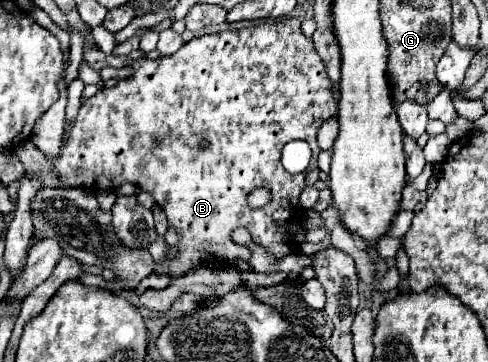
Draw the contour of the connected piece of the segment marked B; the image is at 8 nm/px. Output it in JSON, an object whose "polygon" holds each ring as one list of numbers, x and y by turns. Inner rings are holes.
{"polygon":[[289,18,285,22,277,22,277,24,261,24,261,26,251,26,251,28,243,28,243,30,223,30,223,32,213,32,213,34,205,34,205,36,197,36,189,42,185,42,173,56,169,58,157,58,157,60,147,60,147,58,137,58,133,60,131,64,127,64,133,74,129,78,123,78,121,82,117,82,113,88,107,88,107,90,99,90,93,98,89,98,81,108,79,108,79,114,73,122,67,124,67,138,63,140,61,144,61,152,59,156,47,156,53,172,57,174,59,182,63,188,83,188,87,192,97,192,97,190,117,190,119,186,131,182,135,184,139,190,143,192,149,192,155,202,159,204,159,208,165,212,167,220,169,220,169,230,165,234,165,242,169,246,177,246,179,248,179,256,173,258,171,262,167,262,165,266,161,266,161,272,163,274,171,274,173,278,185,274,187,270,191,270,193,266,197,266,201,260,209,258,209,256,215,256,215,258,225,258,225,260,235,260,235,258,241,258,241,260,249,260,249,248,243,246,243,244,235,244,231,240,231,234,233,230,237,228,247,228,253,242,255,244,261,244,265,246,271,254,275,256,285,256,293,250,293,242,289,242,289,224,291,224,291,216,293,216,293,210,295,210,295,220,299,220,301,212,299,212,299,194,301,190,305,188,305,176,307,172,315,170,317,168,317,154,319,154,319,146,317,146,317,128,331,116,337,114,337,102,333,98,333,92,331,92,331,86,333,82,329,80,327,72,325,72,325,66,323,66,323,60,319,58,317,50,313,48,313,42,311,38,305,38,301,34,301,22,297,18],[291,140,305,140,311,150,313,150,313,158,311,158,311,164,305,172,301,174,289,174,283,166,281,166,281,150,287,142],[201,142,207,142,201,150,199,150,199,144],[253,188,269,188,271,194,273,194,273,200,269,206,265,208,257,208,257,210,251,210,247,206,247,194,253,190]]}

